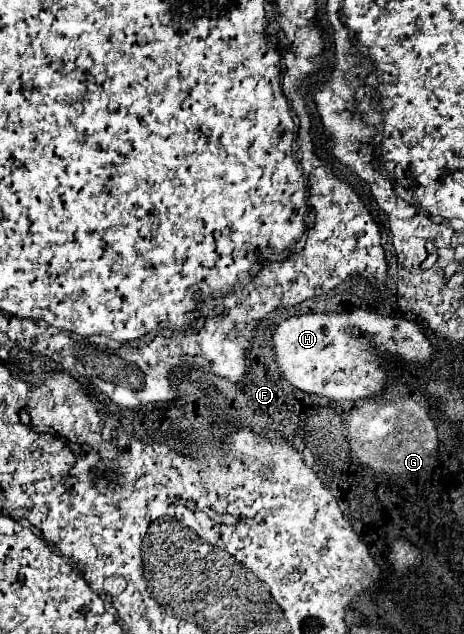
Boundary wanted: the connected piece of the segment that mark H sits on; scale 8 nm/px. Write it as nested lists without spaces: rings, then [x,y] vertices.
[[[354,309],[352,313],[306,313],[288,317],[274,327],[272,349],[276,351],[276,367],[284,381],[302,393],[322,395],[330,401],[378,395],[386,381],[386,373],[380,367],[380,357],[386,353],[400,355],[410,363],[424,363],[432,359],[434,353],[422,327],[414,321],[384,317],[364,309]]]

